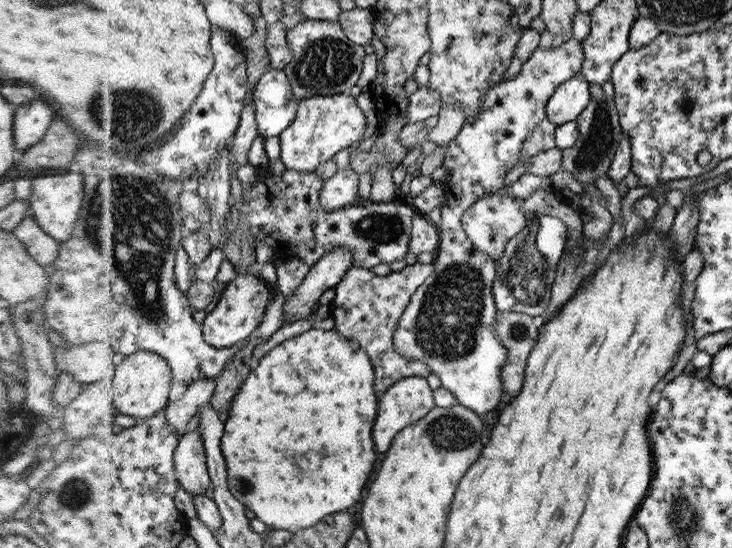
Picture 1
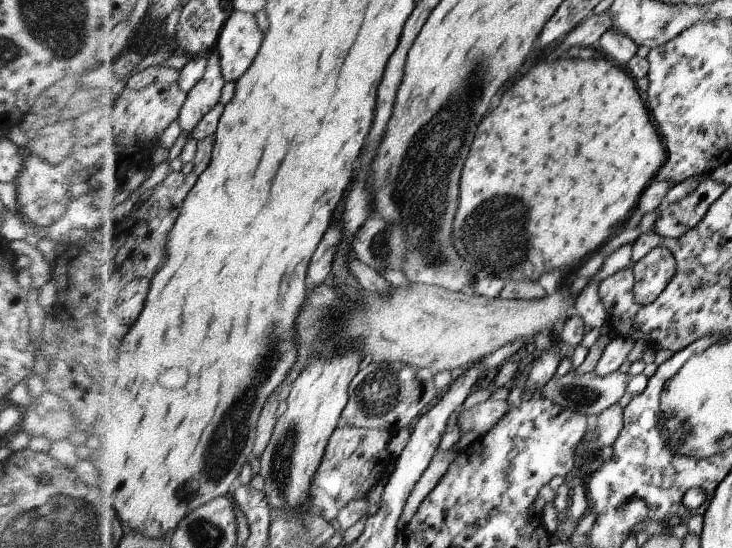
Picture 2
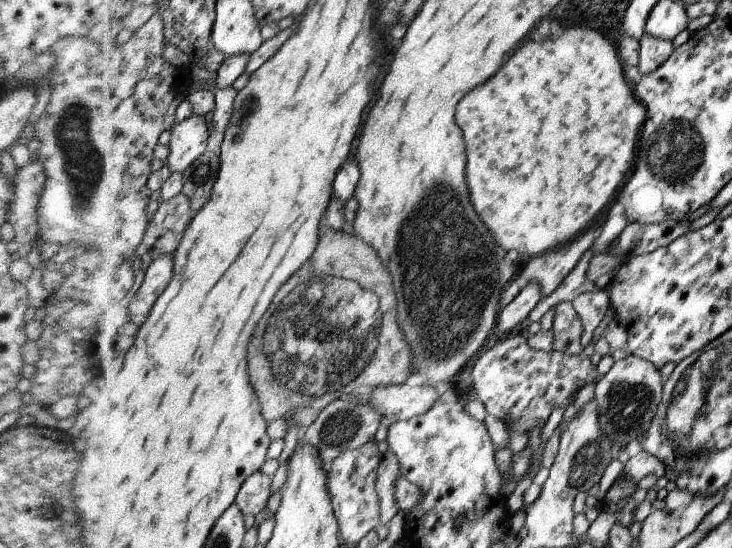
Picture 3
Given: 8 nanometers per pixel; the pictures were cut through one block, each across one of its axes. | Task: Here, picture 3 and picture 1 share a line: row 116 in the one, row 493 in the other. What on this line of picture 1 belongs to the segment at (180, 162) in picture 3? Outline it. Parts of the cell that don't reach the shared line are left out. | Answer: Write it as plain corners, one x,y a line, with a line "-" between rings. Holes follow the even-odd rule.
201,427
182,438
176,457
181,488
190,492
194,498
206,495
213,480

